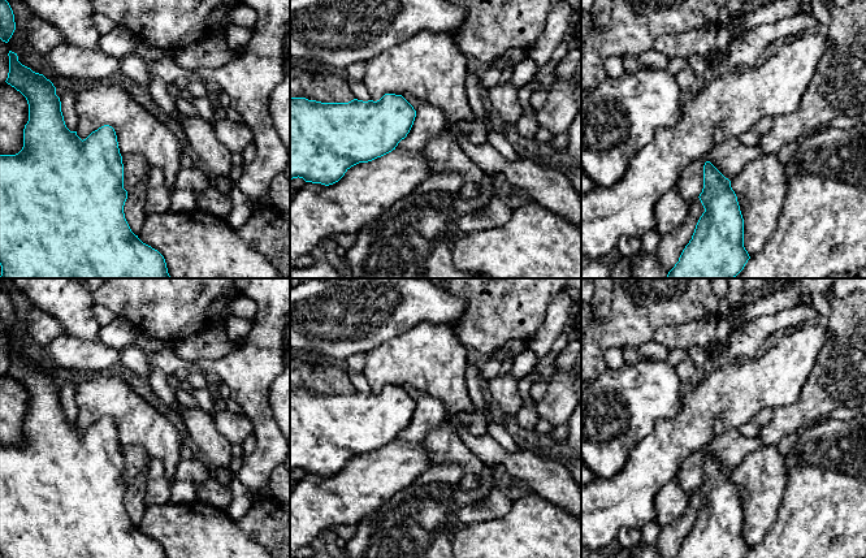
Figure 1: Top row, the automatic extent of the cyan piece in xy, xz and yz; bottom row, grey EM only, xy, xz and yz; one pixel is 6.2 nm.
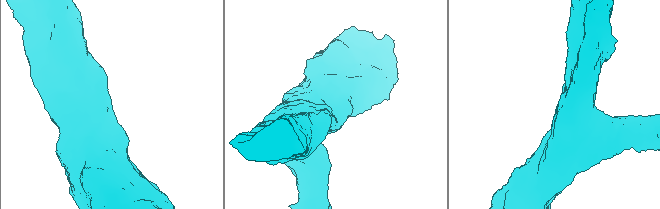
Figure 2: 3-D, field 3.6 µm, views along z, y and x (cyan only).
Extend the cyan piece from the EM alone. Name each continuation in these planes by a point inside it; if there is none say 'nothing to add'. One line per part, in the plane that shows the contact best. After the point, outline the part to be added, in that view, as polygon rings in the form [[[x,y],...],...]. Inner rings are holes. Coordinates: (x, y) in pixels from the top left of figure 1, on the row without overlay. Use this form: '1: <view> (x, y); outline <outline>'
nothing to add

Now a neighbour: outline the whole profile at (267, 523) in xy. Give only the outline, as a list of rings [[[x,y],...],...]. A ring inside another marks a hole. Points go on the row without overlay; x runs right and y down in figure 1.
[[[254,494],[252,506],[238,525],[273,558],[290,558],[290,514],[273,496]]]

